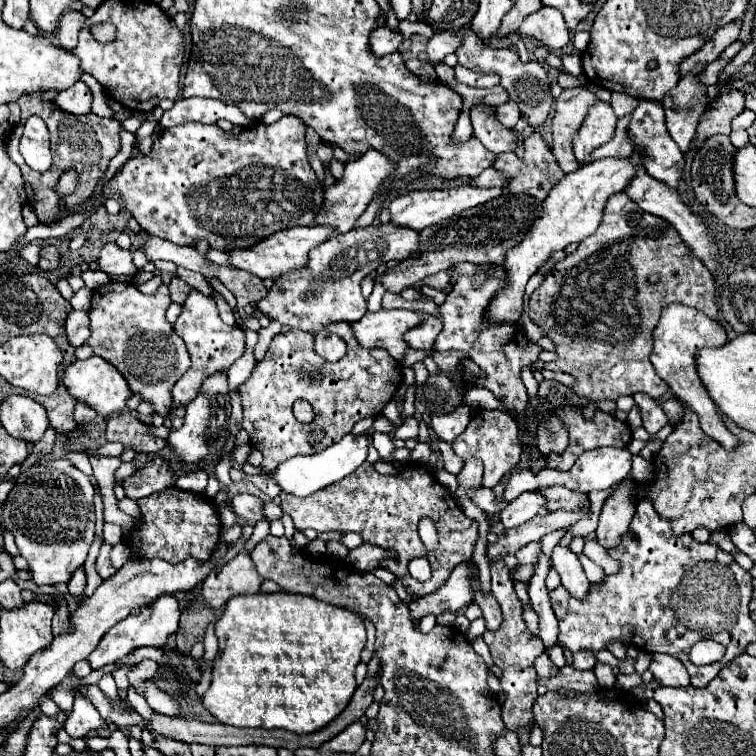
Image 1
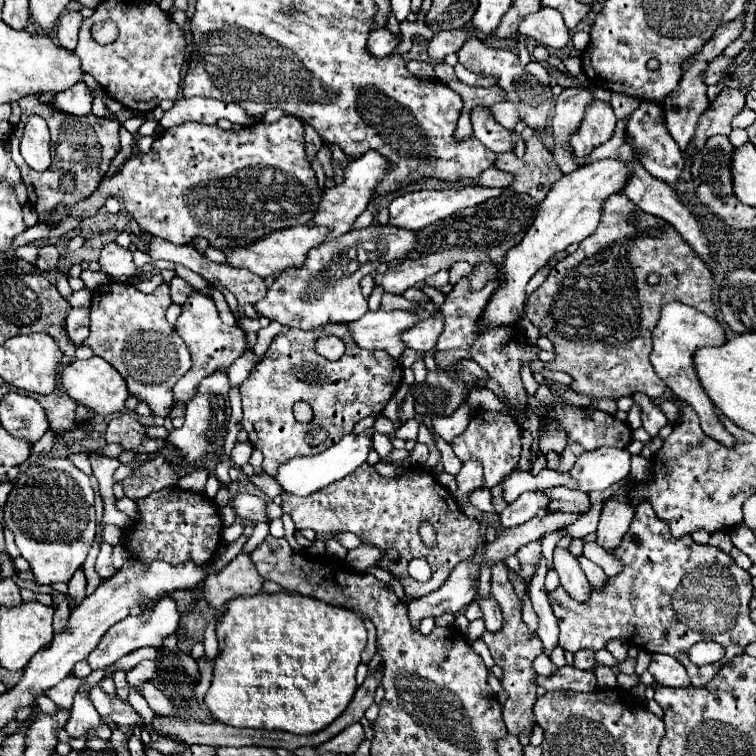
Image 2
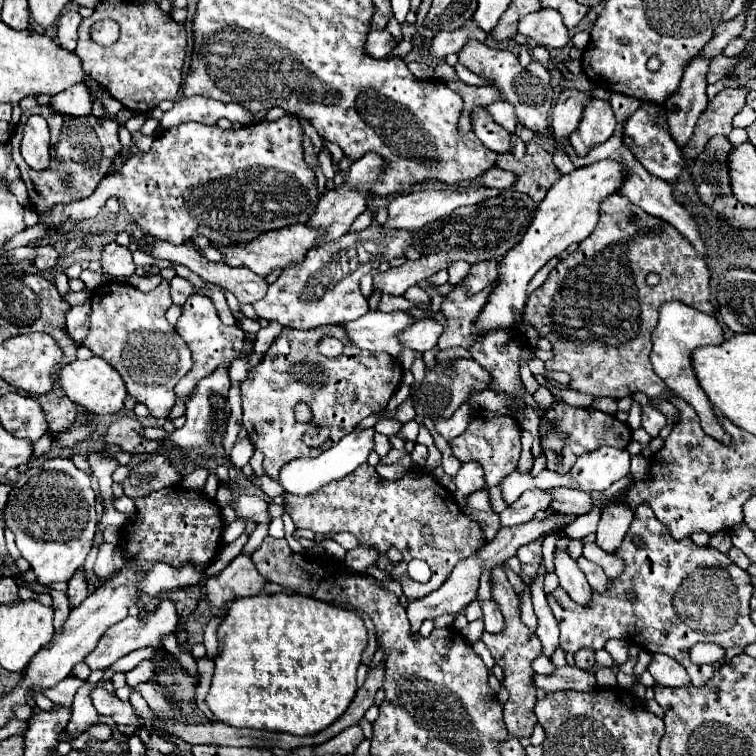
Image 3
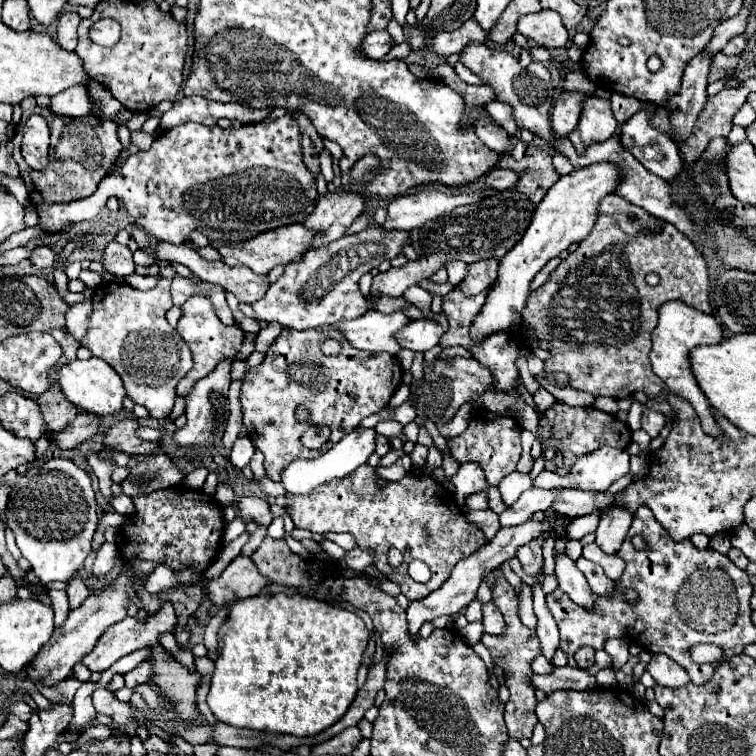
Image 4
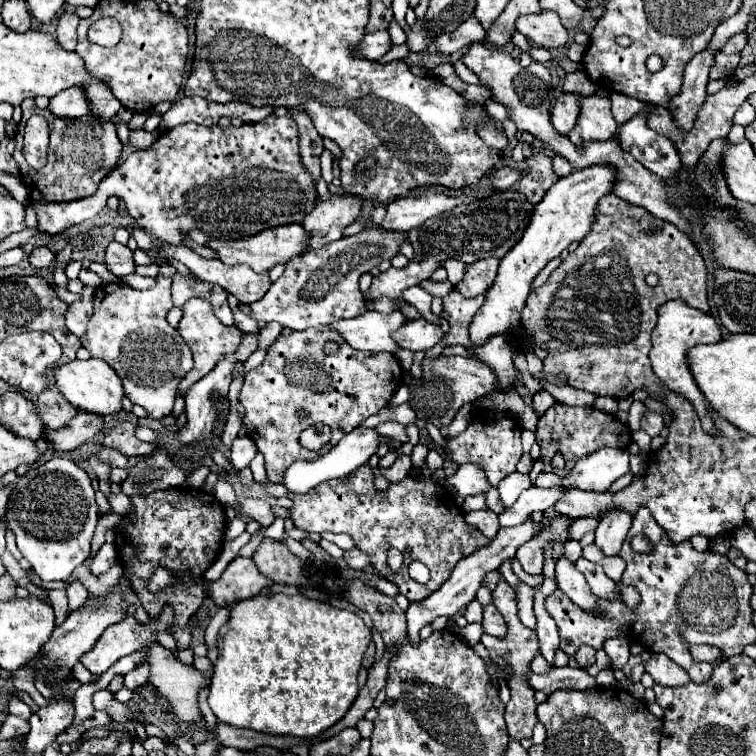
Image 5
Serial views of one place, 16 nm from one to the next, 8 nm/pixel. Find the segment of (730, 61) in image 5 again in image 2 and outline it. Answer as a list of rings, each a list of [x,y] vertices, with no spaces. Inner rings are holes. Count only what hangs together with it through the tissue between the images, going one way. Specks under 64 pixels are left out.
[[[716,56],[712,62],[710,62],[710,66],[708,66],[708,72],[706,72],[706,76],[704,76],[704,80],[706,80],[706,84],[716,84],[724,74],[726,74],[726,70],[730,68],[734,64],[734,58],[726,58],[726,56]]]

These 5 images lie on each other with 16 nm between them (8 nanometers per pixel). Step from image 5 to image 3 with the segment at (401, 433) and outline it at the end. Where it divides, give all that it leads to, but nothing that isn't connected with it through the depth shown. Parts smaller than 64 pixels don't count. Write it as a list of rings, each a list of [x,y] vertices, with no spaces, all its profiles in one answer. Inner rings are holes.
[[[380,420],[380,422],[374,426],[376,432],[380,432],[380,434],[384,434],[384,436],[388,436],[388,438],[390,438],[390,436],[398,436],[400,428],[402,428],[402,424],[396,422],[396,420]]]

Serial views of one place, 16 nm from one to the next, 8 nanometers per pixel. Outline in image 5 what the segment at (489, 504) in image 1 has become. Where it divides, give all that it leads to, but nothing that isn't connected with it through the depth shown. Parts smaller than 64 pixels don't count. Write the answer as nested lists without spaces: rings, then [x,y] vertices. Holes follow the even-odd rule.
[[[470,496],[470,498],[464,498],[464,500],[462,500],[460,508],[462,508],[464,512],[484,510],[484,508],[486,508],[486,502],[484,502],[484,498],[482,498],[482,496]]]

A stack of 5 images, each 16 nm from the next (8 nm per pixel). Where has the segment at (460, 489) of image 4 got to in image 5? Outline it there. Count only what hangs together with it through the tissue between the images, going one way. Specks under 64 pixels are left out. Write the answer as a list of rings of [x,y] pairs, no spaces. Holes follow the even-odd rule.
[[[476,464],[458,466],[456,474],[448,476],[448,484],[454,486],[462,498],[464,496],[476,496],[476,494],[486,494],[492,488],[492,484],[484,476],[484,470]]]

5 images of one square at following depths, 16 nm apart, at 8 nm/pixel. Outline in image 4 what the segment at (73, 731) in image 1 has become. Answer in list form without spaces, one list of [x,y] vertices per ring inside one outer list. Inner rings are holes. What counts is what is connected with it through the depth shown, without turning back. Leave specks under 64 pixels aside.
[[[88,682],[88,684],[82,684],[76,694],[74,694],[74,718],[72,718],[72,724],[70,728],[78,728],[78,726],[84,726],[86,722],[94,720],[96,718],[96,710],[92,706],[92,692],[98,690],[96,682]]]

